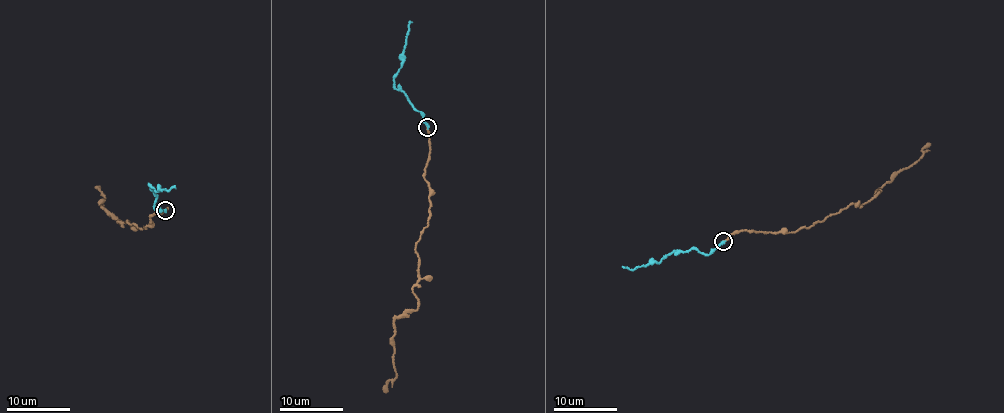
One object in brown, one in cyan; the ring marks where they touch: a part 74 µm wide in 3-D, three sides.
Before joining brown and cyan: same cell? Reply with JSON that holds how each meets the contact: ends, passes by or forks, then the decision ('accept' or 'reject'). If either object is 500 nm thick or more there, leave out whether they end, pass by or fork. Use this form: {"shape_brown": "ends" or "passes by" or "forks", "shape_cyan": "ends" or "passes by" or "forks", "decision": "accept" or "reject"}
{"shape_brown": "ends", "shape_cyan": "ends", "decision": "accept"}

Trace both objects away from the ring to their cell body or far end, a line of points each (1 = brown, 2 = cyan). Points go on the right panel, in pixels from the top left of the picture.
1: (723, 241), (740, 231), (795, 232), (851, 204), (868, 202), (921, 156), (929, 142)
2: (723, 241), (709, 254), (695, 249), (669, 254), (659, 262), (652, 260), (633, 269), (622, 267)

